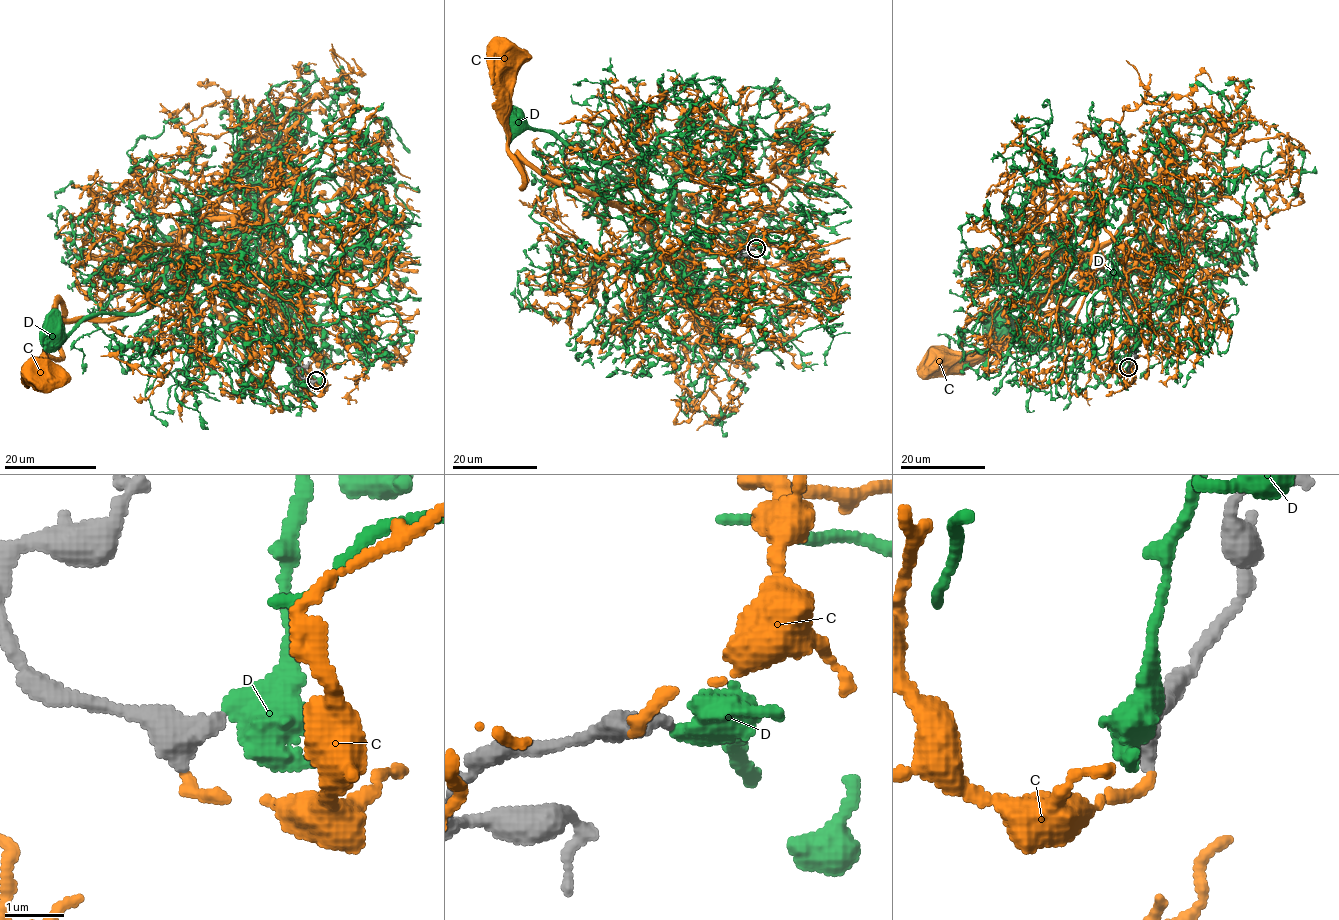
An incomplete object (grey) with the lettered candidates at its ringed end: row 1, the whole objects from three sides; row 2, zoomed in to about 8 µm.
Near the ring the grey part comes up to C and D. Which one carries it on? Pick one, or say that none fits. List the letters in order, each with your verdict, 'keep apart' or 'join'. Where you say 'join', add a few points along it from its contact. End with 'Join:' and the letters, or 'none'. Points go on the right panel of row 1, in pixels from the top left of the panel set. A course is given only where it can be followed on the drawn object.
C: keep apart
D: join | via (1128, 368), (1136, 346), (1128, 310), (1113, 283), (1088, 283), (1070, 244), (1041, 304), (1017, 306), (1000, 321)
Join: D

